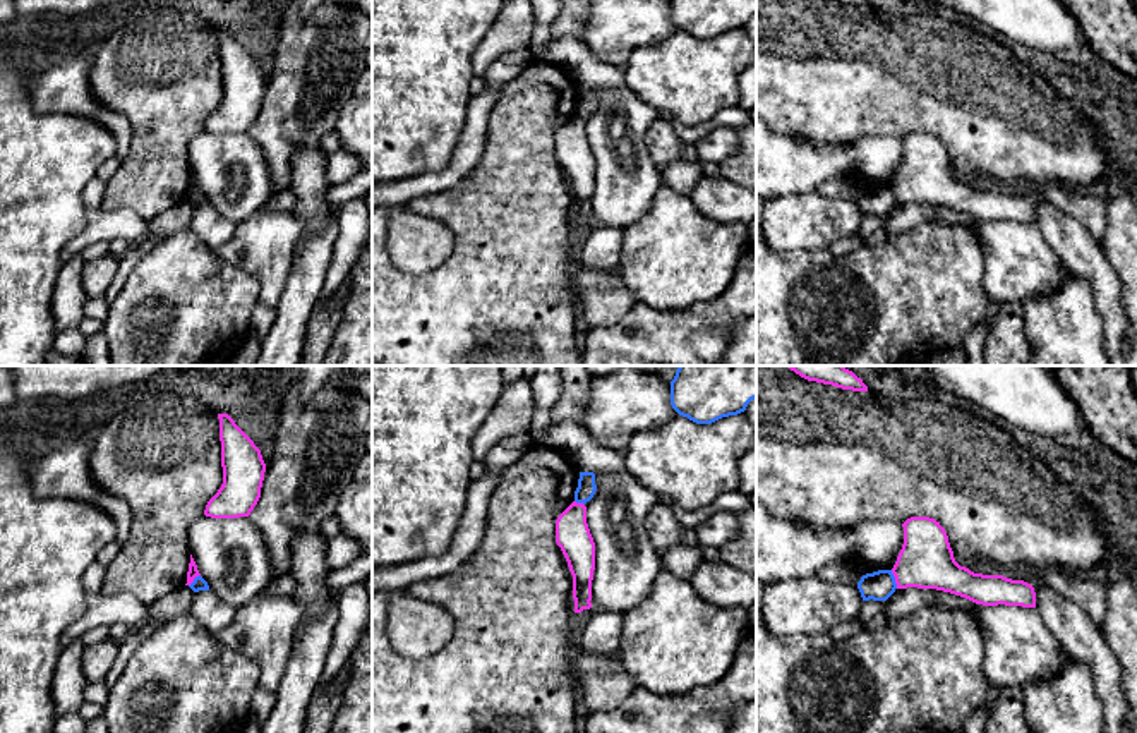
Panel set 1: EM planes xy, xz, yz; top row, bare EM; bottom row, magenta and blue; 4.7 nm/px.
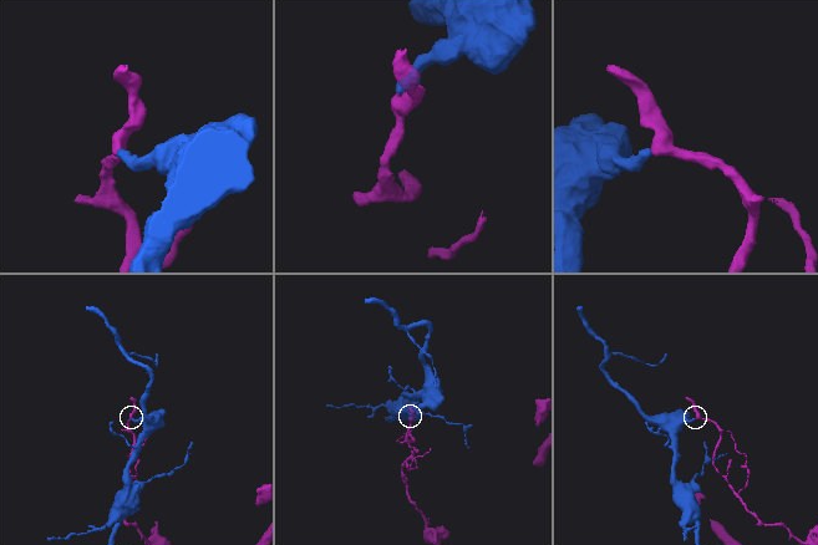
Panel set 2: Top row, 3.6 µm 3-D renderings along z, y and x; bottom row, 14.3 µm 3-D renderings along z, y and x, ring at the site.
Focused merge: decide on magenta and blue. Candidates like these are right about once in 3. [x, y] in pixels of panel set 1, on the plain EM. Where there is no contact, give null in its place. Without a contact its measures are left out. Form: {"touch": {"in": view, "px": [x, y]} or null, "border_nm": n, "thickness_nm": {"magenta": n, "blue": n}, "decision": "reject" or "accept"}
{"touch": {"in": "yz", "px": [896, 194]}, "border_nm": 90, "thickness_nm": {"magenta": 260, "blue": 140}, "decision": "reject"}

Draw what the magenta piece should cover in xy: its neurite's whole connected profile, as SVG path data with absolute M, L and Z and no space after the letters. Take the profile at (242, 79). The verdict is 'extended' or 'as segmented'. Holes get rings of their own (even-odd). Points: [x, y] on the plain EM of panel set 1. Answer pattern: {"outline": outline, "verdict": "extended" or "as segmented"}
{"outline": "M218 29L223 100L208 117L211 134L249 132L261 113L266 79L261 65L228 29Z", "verdict": "as segmented"}

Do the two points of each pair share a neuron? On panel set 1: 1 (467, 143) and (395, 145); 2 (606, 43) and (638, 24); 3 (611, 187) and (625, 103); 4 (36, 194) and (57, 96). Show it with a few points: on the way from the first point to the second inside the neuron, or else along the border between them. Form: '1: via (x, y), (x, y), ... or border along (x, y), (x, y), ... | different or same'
1: border along (469, 105), (465, 129), (451, 160), (429, 172) | different
2: via (614, 35), (625, 24), (630, 24) | same
3: via (618, 167), (618, 124) | same
4: border along (30, 83), (36, 112), (93, 122) | different

